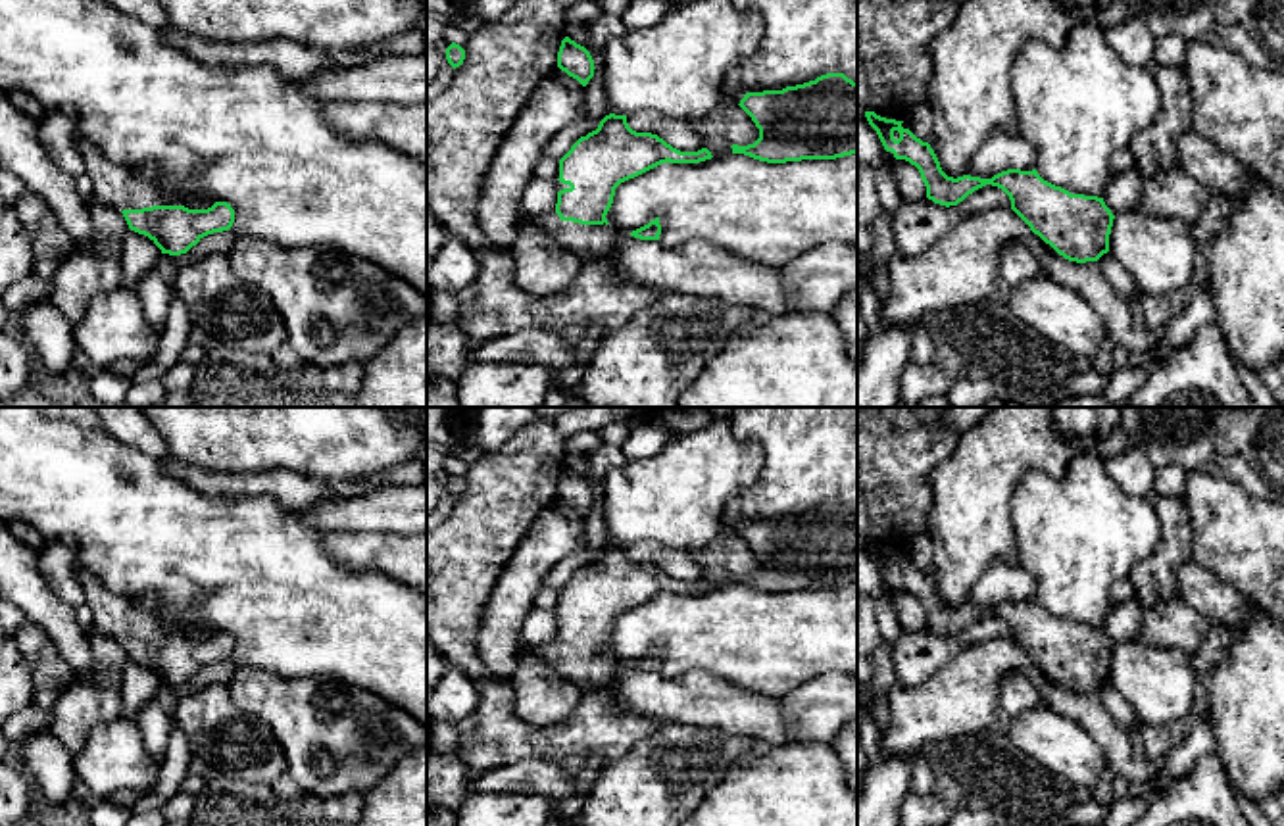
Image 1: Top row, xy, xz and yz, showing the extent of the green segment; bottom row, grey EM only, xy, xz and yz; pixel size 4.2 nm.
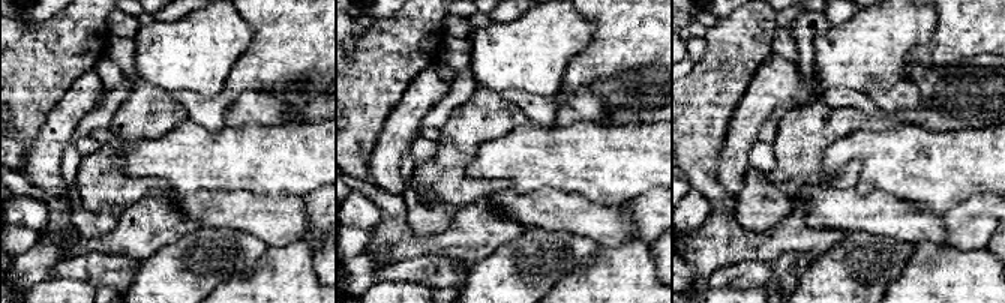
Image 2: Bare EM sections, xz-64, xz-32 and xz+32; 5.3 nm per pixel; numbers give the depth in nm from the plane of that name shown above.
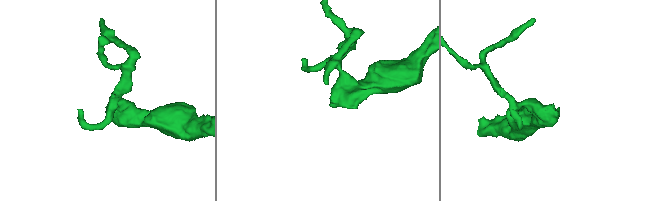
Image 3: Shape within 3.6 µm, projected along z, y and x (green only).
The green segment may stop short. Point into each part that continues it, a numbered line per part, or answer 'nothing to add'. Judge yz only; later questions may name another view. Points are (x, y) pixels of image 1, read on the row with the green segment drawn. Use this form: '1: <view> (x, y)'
1: yz (1125, 191)

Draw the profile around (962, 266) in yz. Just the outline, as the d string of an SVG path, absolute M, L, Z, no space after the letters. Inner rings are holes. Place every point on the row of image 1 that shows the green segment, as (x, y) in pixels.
M1011 207L967 215L917 257L894 252L888 261L890 296L882 302L882 317L890 325L901 325L919 321L925 311L982 300L1000 282L1000 255L1011 244L1030 248L1048 277L1076 290L1099 313L1117 346L1136 353L1165 340L1165 328L1132 327L1130 307L1105 282L1099 261L1065 259Z

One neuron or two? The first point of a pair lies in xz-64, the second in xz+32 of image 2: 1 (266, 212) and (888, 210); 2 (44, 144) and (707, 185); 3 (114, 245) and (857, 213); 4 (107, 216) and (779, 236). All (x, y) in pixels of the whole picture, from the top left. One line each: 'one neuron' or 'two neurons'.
1: one neuron
2: two neurons
3: two neurons
4: two neurons

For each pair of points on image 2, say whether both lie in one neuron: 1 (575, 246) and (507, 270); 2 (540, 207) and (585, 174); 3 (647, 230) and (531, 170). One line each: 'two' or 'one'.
1: one
2: two
3: two

